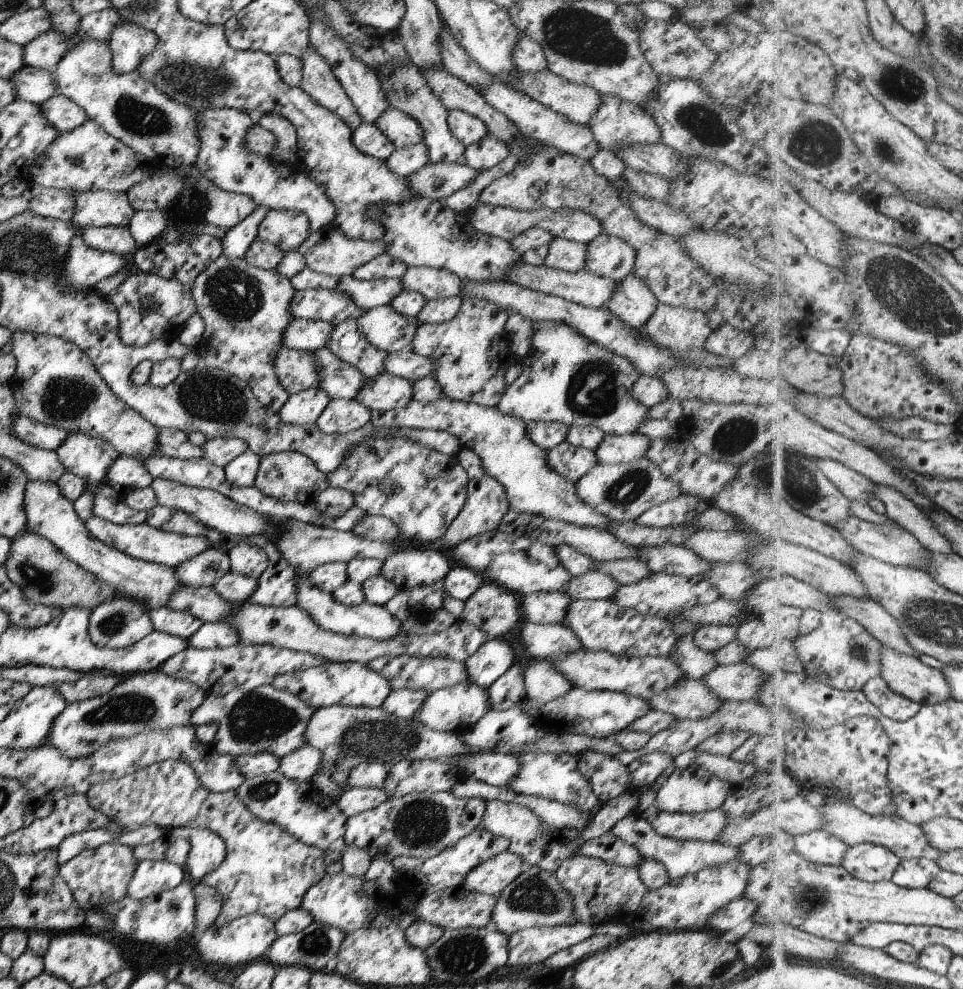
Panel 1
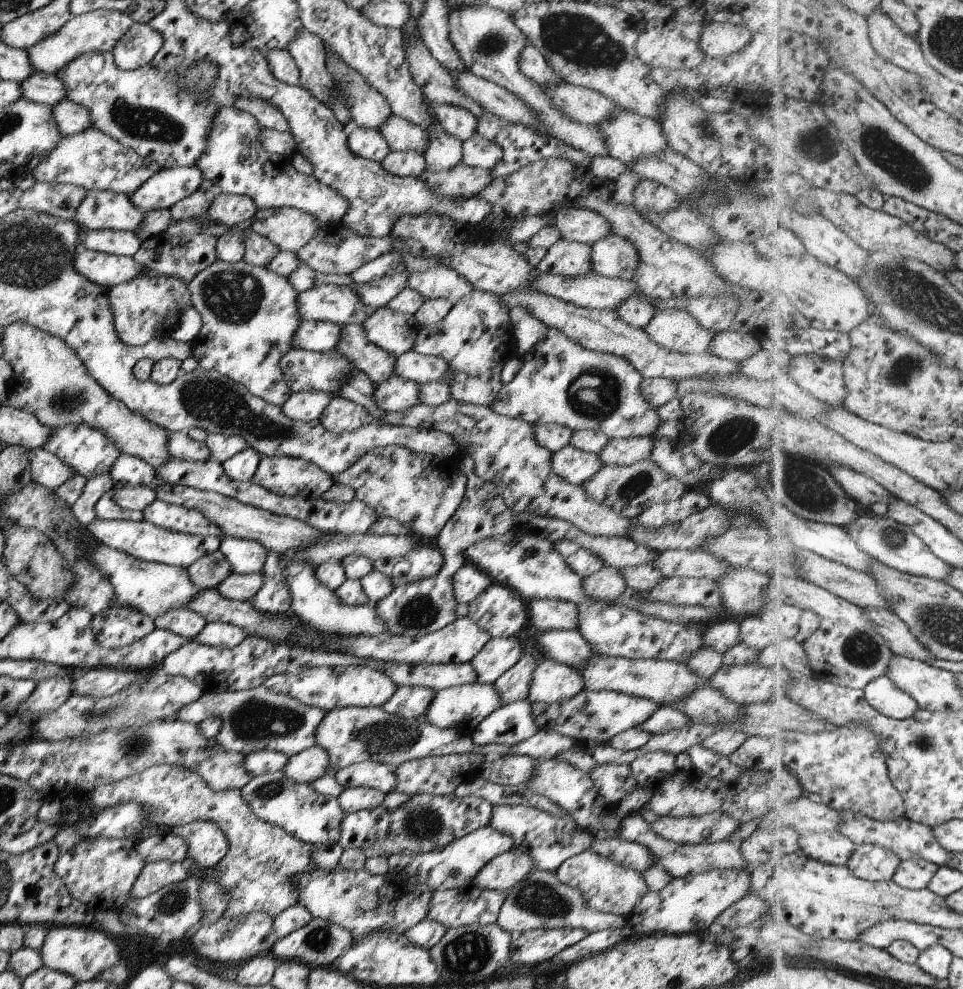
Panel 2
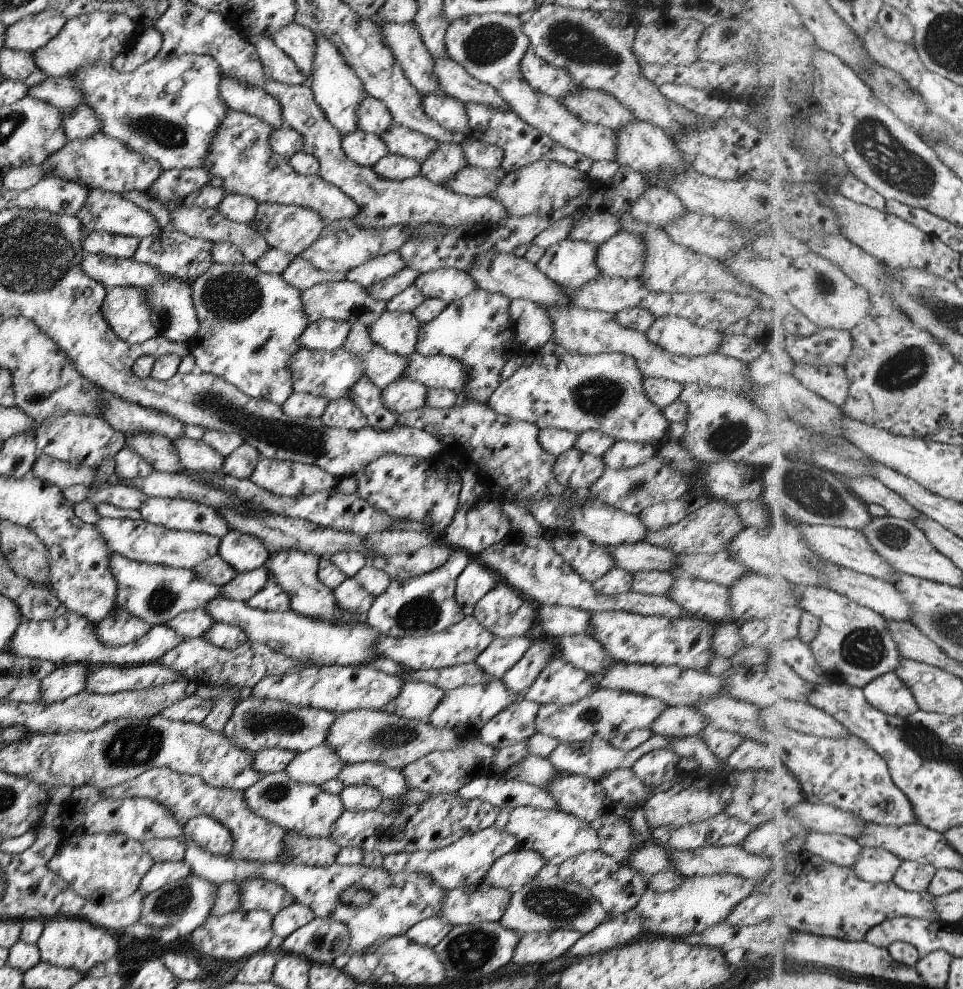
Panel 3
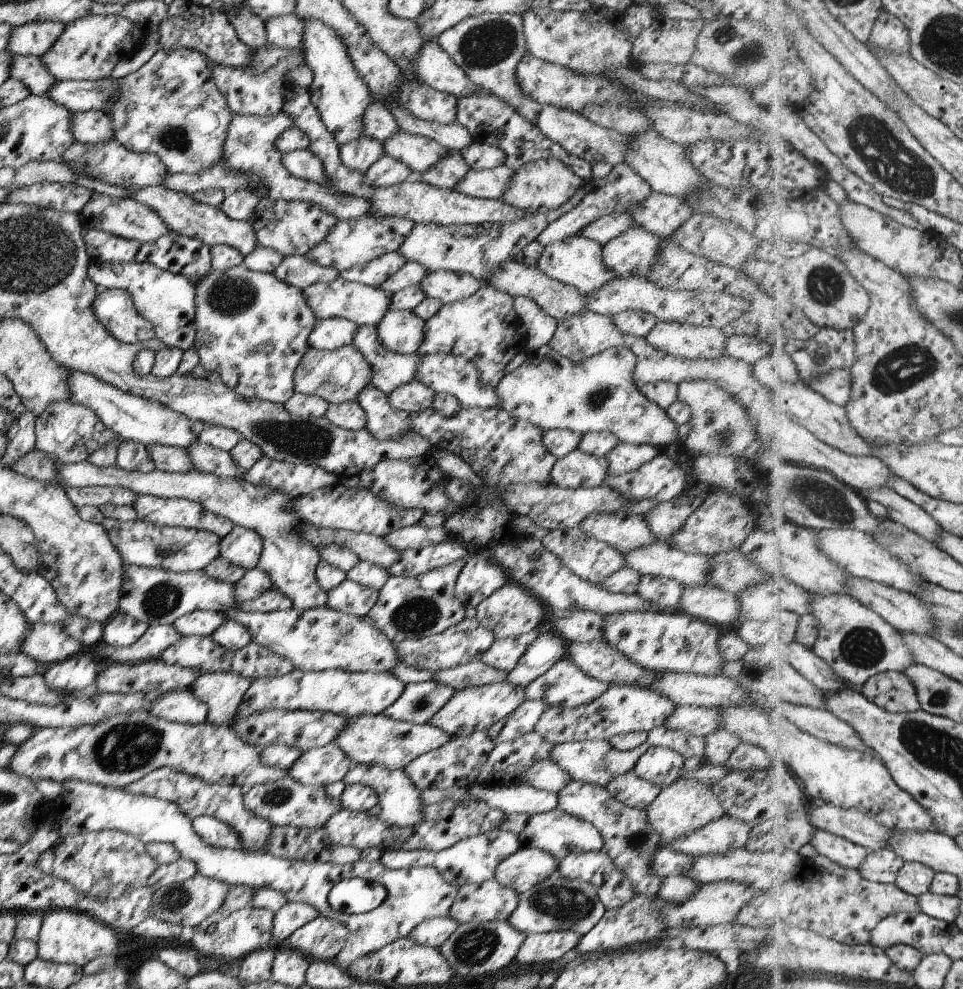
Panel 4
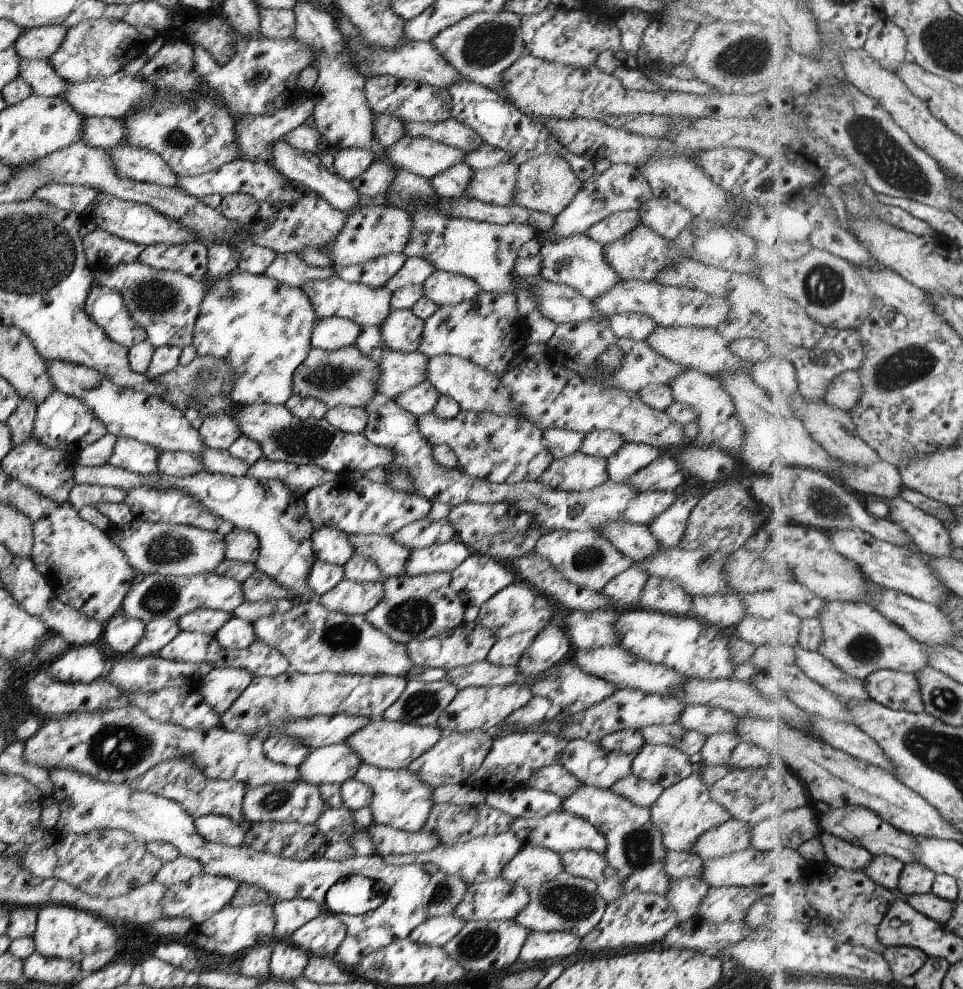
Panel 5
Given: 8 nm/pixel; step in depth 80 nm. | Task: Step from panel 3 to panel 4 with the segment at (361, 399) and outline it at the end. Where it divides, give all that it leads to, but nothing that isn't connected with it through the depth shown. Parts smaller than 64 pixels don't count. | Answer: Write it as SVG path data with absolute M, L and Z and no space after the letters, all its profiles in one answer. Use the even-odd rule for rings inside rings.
M371 384L357 394L356 404L365 412L365 428L375 440L399 440L411 430L409 414L389 406L386 395Z

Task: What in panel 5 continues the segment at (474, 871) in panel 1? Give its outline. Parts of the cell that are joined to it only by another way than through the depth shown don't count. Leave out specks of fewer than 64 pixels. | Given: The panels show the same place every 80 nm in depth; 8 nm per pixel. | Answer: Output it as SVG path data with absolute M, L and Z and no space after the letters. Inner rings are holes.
M540 846L522 847L501 869L499 877L509 884L530 890L563 871L560 856Z

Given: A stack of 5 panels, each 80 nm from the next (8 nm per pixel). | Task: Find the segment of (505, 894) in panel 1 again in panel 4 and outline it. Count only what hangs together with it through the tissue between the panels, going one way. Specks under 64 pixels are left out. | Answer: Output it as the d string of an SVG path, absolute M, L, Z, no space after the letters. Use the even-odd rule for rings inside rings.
M553 870L549 878L537 882L527 891L519 893L517 908L509 914L506 920L515 930L527 933L547 933L550 931L571 930L577 935L584 936L604 914L604 907L597 899L593 884L563 878L559 870Z

